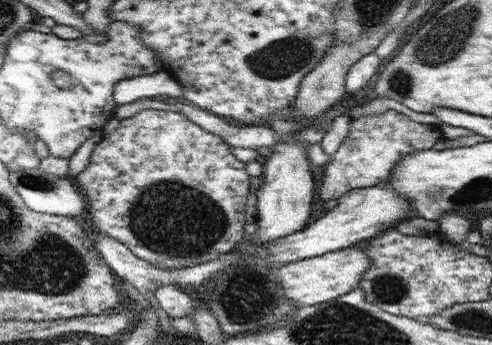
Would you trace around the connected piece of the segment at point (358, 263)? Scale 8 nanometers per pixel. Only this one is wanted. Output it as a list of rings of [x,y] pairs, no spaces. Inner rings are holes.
[[[346,247],[317,257],[286,263],[277,270],[277,273],[278,281],[282,281],[282,289],[286,291],[286,297],[297,308],[344,297],[351,289],[359,286],[362,274],[368,266],[370,257],[366,256],[364,249]]]

